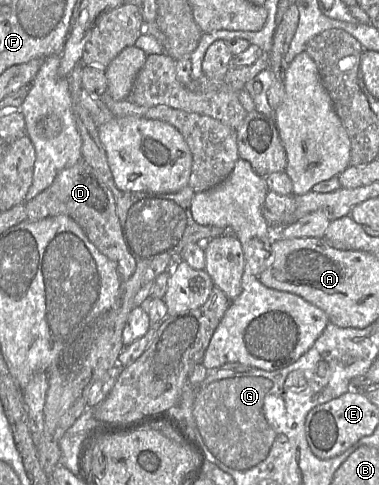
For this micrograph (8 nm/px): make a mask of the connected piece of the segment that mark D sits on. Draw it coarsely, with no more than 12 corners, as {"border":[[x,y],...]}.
{"border":[[83,159],[24,204],[29,221],[71,217],[122,281],[136,262],[114,195]]}

